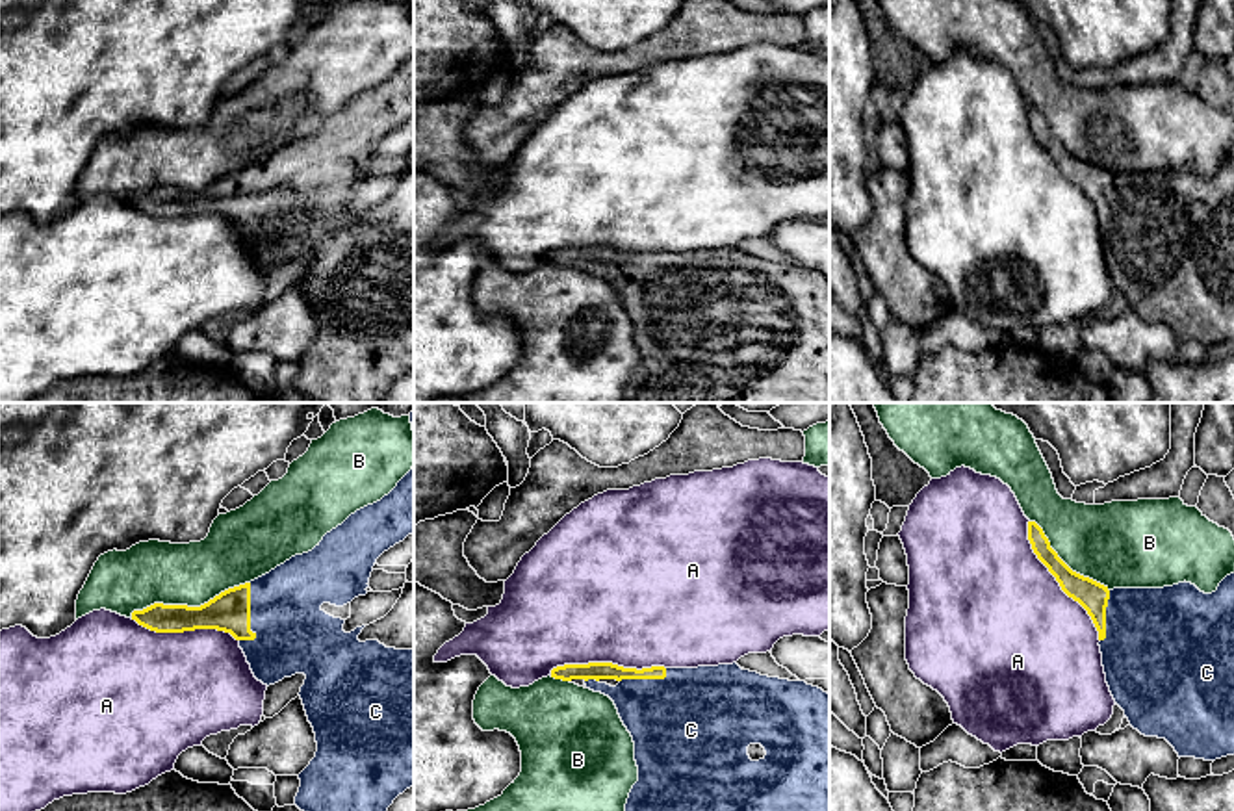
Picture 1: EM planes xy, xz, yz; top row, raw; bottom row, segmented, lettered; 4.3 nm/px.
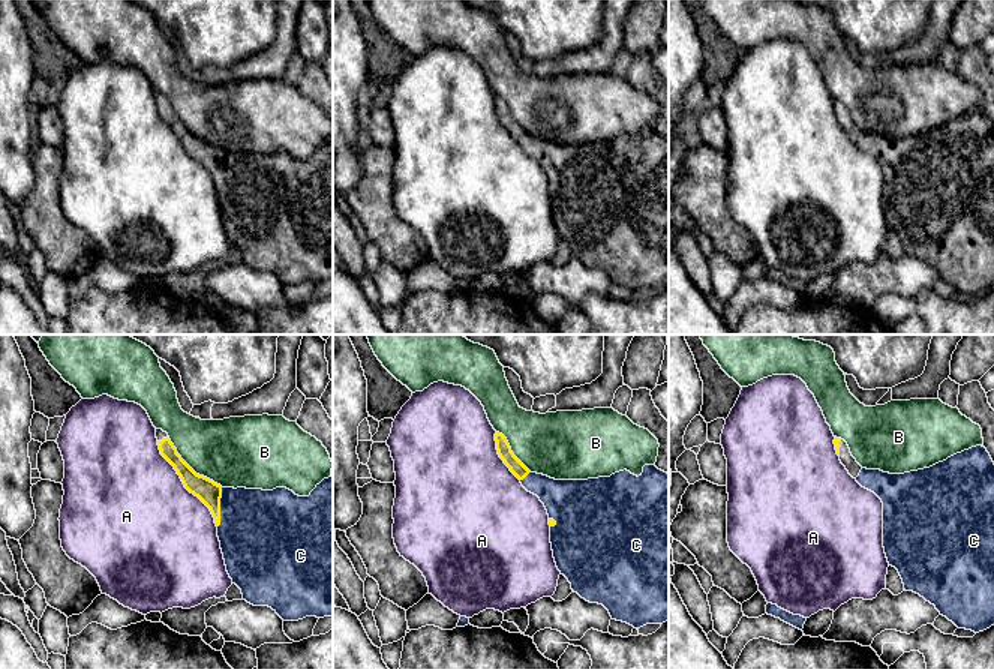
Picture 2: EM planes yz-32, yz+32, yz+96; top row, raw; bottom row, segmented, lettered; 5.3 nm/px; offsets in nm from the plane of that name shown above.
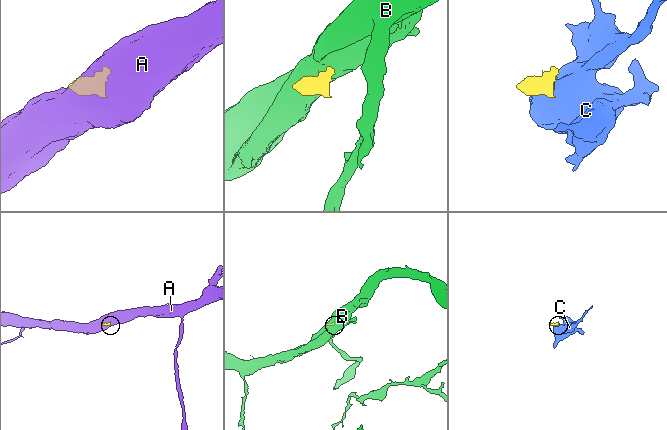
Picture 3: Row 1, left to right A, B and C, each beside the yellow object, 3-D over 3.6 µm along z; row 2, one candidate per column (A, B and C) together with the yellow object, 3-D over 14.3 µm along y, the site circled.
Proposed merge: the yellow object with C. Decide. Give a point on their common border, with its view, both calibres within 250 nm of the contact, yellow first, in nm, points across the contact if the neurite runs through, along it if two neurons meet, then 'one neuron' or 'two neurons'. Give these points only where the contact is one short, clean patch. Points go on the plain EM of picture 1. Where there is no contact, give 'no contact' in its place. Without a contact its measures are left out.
xy (249, 203) | 180/320 nm | across xy (231, 195), (242, 195), (249, 203), (275, 203), (294, 219) | one neuron

